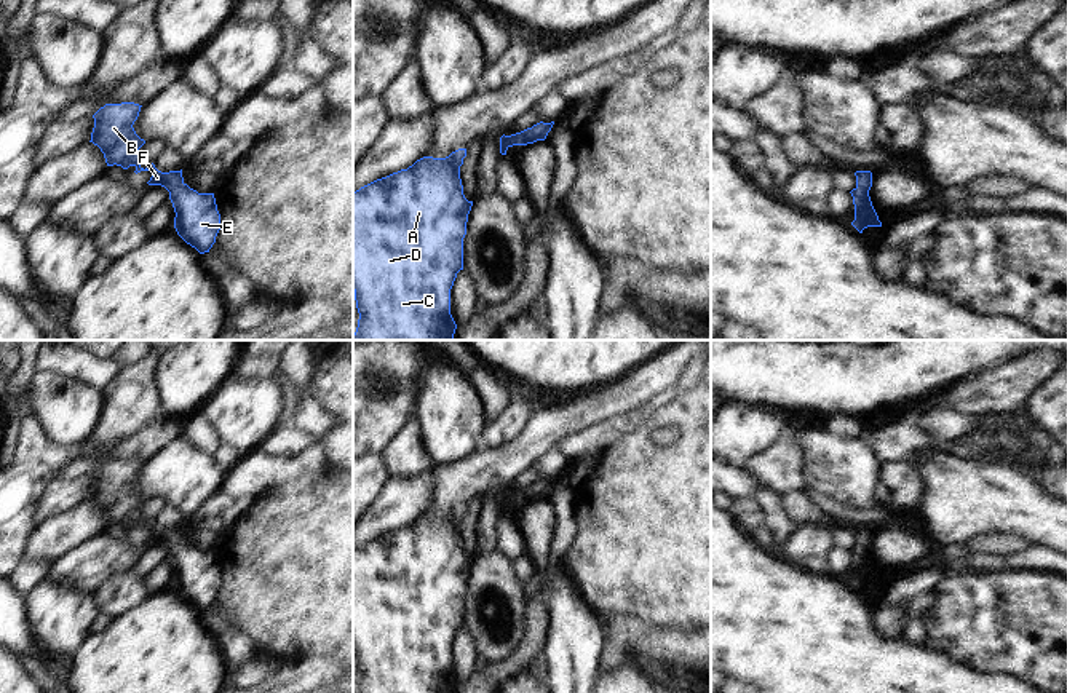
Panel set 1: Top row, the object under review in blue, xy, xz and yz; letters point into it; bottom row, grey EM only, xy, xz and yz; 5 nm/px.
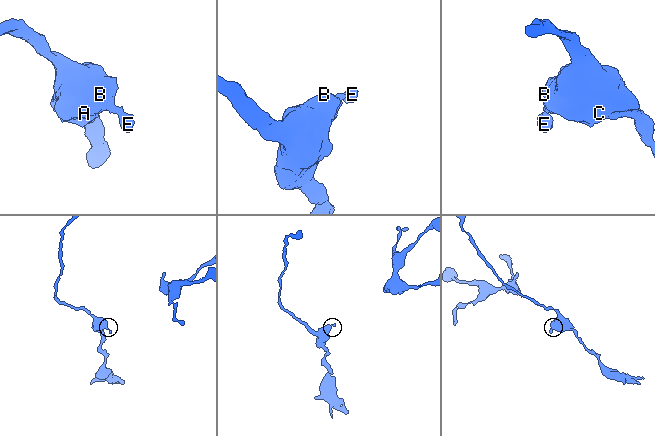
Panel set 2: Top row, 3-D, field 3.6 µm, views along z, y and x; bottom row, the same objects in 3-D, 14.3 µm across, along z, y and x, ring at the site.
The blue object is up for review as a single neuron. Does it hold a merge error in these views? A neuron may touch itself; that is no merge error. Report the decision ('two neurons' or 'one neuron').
one neuron

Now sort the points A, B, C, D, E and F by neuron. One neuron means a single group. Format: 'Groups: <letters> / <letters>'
Groups: A B C D E F

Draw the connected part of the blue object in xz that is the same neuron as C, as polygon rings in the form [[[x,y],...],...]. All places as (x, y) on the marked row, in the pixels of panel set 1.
[[[466,148],[446,158],[423,156],[407,169],[353,192],[353,291],[359,313],[353,340],[454,340],[450,289],[463,270],[463,238],[473,201],[463,195],[460,166]]]

